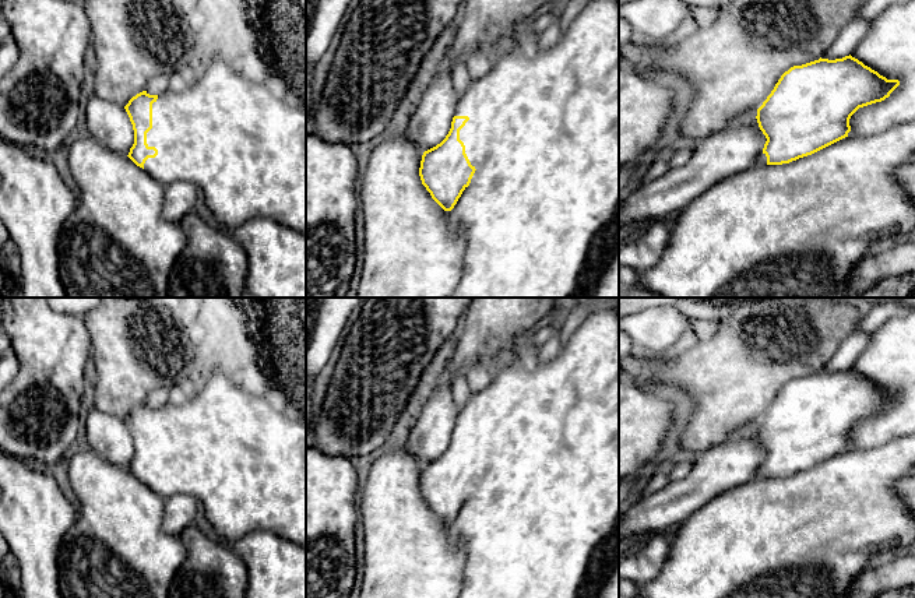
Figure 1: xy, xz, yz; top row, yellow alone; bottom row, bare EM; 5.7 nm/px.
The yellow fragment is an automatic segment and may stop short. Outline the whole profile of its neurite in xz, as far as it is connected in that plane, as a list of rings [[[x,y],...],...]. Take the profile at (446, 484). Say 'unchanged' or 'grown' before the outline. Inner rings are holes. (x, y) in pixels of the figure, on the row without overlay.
grown | [[[619,298],[609,300],[594,307],[587,317],[574,327],[563,342],[560,353],[549,362],[541,362],[535,355],[535,348],[527,353],[510,355],[499,360],[493,366],[493,376],[490,384],[479,393],[472,393],[465,407],[458,412],[455,426],[451,435],[451,442],[446,451],[436,460],[427,462],[422,468],[419,489],[422,497],[430,506],[432,511],[451,528],[451,537],[455,544],[460,544],[465,552],[465,562],[461,577],[461,592],[458,598],[580,598],[580,588],[583,583],[591,577],[594,570],[592,552],[603,541],[612,537],[616,520],[619,518],[619,313],[616,306]]]

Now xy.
grown | [[[155,298],[155,303],[173,321],[183,345],[191,351],[190,362],[179,380],[169,388],[169,400],[172,391],[179,390],[184,402],[172,404],[169,401],[159,409],[142,404],[129,414],[124,422],[133,437],[134,457],[127,469],[165,499],[175,495],[193,496],[203,504],[205,517],[215,532],[229,545],[250,532],[268,531],[306,548],[306,419],[293,404],[289,404],[288,408],[281,407],[282,391],[274,384],[264,365],[263,342],[254,330],[251,317],[240,309],[235,298]]]

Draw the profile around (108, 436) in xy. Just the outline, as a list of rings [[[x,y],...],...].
[[[92,408],[82,428],[89,447],[99,457],[120,468],[129,468],[134,457],[134,443],[124,419]]]

